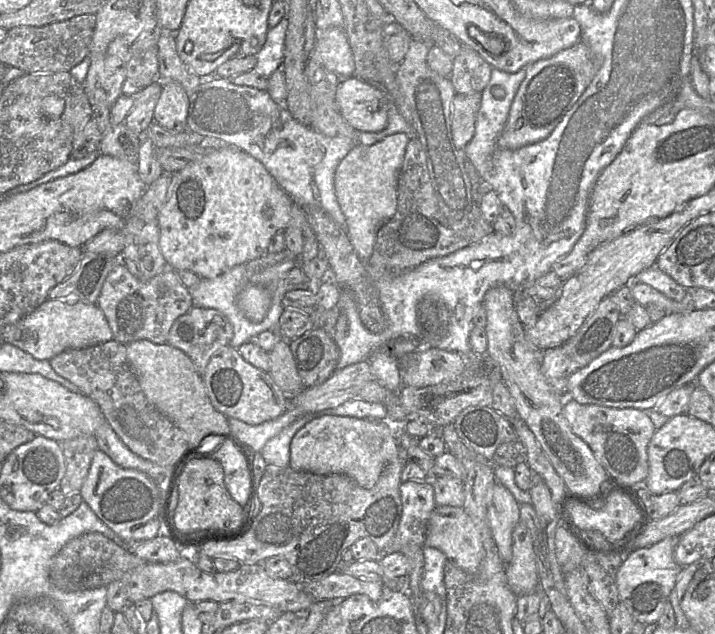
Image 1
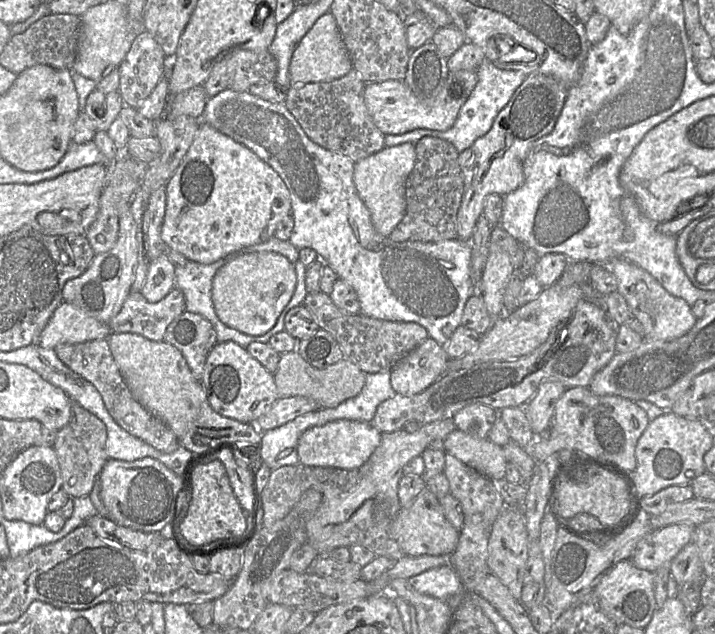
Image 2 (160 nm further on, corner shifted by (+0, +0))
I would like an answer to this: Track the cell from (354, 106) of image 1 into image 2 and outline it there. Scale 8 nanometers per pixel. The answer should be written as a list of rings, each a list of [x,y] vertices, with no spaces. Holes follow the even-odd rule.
[[[477,69],[449,71],[442,90],[432,102],[420,100],[402,80],[366,83],[363,97],[374,124],[384,135],[399,135],[419,128],[447,131],[477,83]]]

